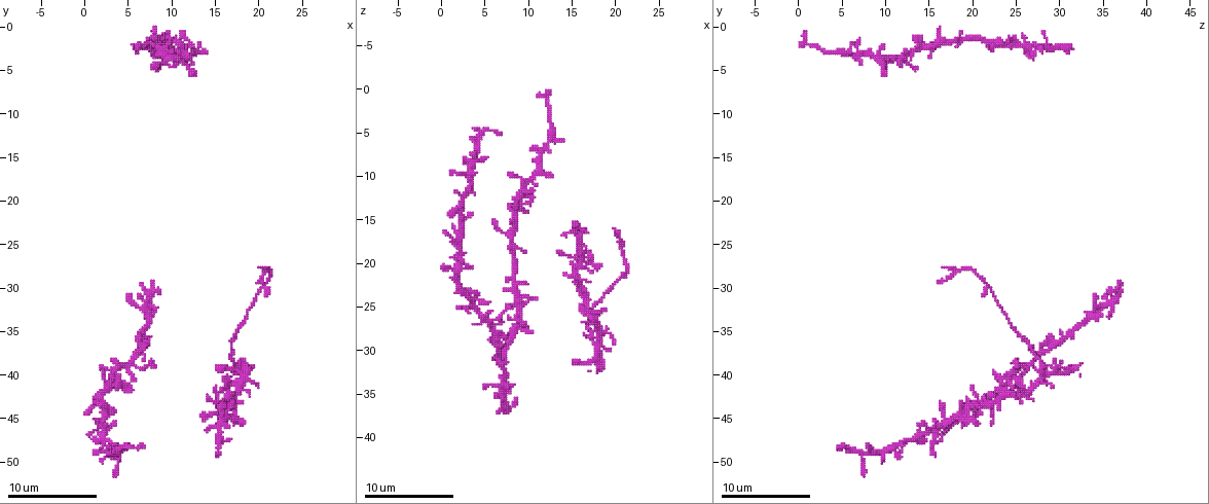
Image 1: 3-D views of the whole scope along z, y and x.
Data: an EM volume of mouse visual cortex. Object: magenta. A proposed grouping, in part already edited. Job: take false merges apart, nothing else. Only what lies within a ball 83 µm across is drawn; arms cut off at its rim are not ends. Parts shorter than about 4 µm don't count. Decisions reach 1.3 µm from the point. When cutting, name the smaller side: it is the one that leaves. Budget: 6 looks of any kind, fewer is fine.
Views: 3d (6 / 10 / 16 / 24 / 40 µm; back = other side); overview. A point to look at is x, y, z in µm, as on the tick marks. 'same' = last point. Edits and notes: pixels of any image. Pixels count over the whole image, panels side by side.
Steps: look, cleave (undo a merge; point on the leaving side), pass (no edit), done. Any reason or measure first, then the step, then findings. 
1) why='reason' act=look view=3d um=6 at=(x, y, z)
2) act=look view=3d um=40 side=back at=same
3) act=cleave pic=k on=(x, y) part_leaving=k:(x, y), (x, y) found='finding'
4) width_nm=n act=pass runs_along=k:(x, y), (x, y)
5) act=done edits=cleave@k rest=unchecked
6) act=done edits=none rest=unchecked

act=look view=3d um=6 at=(5.0, 38.6, 26.6)

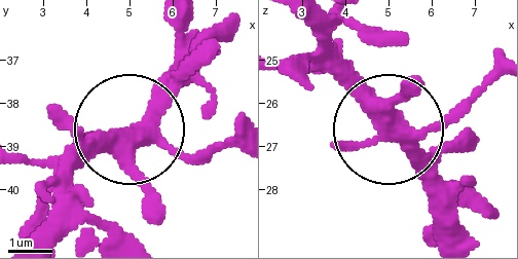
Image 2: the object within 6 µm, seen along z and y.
side_arm_um=15 arms=4 act=pass found='all the same neuron'

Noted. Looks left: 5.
why='three-way junction' act=look view=3d um=10 at=(20.6, 30.0, 21.8)

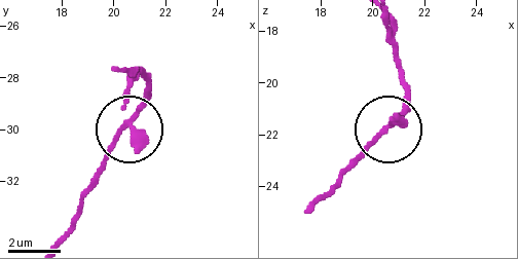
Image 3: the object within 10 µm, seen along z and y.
width_nm=170 act=pass runs_along=3:(81, 198), (150, 83) found='all the same neuron'

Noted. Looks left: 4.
why='three-way junction' act=look view=3d um=16 at=(14.8, 43.2, 21.4)

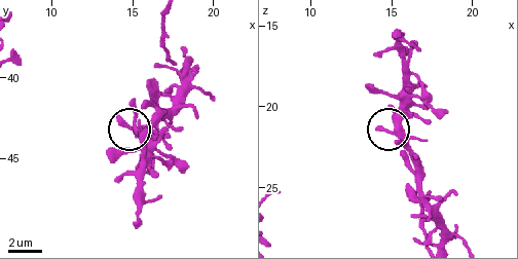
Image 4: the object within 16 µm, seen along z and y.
arms=3 act=pass found='one neuron here'

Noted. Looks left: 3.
act=done edits=none rest=unchecked

